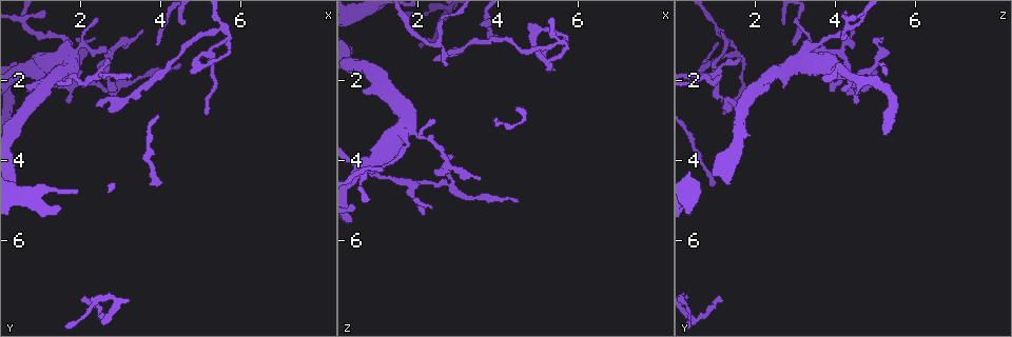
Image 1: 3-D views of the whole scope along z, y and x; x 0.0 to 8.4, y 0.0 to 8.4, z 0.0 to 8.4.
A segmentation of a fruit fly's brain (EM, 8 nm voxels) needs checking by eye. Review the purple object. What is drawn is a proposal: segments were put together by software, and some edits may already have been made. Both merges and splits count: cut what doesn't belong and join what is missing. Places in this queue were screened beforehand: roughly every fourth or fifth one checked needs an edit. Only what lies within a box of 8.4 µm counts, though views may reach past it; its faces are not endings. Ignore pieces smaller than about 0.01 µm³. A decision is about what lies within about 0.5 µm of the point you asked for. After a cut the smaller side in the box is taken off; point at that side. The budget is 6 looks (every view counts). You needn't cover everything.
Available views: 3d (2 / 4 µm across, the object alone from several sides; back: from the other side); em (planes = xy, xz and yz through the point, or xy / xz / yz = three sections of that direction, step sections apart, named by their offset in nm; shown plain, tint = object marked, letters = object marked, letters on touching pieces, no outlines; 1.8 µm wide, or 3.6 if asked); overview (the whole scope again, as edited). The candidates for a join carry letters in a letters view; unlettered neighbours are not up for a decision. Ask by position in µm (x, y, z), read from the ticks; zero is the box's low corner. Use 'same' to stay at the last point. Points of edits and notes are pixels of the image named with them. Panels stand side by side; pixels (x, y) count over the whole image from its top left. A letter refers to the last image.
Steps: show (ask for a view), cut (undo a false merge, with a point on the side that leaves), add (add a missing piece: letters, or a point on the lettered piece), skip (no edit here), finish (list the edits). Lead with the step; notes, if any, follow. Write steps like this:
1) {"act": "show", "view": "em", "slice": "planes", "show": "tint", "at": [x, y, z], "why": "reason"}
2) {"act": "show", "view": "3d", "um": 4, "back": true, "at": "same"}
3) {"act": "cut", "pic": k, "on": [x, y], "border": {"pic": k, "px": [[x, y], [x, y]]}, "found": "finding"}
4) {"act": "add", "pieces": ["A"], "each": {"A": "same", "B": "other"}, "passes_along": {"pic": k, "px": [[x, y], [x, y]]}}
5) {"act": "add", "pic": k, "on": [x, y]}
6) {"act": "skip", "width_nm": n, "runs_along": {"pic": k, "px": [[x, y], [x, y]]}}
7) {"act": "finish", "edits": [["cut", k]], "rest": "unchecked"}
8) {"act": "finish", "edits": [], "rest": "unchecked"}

{"act": "show", "view": "em", "slice": "yz", "step": 16, "show": "letters", "at": [2.05, 7.45, 1.15], "why": "an open end"}

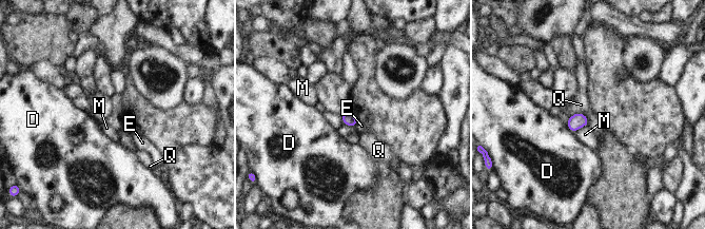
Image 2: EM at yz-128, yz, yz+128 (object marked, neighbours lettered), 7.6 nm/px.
{"act": "show", "view": "em", "slice": "planes", "show": "letters", "at": "same"}

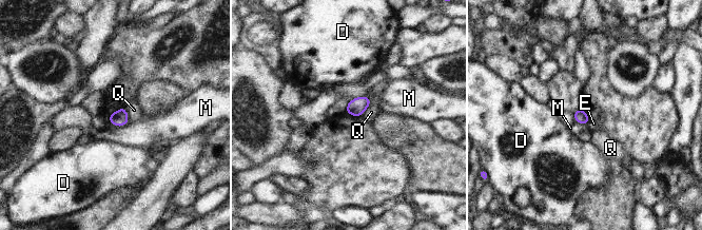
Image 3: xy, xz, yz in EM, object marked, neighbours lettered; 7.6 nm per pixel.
{"act": "skip", "each": {"D": "other", "E": "other", "M": "other", "Q": "other"}, "border": {"pic": 3, "px": [[590, 118], [587, 125]]}, "found": "none of them fits"}

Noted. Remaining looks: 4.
{"act": "show", "view": "3d", "um": 2, "back": true, "at": [3.95, 4.55, 0.95], "why": "free end"}

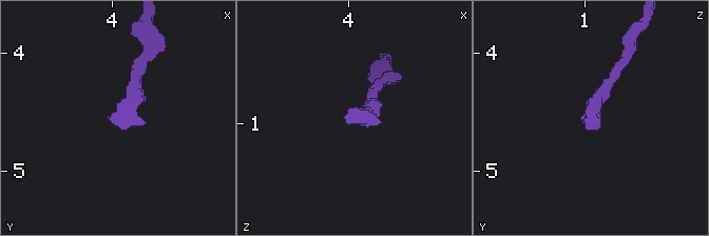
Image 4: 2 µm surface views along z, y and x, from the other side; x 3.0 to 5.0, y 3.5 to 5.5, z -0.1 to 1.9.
{"act": "show", "view": "em", "slice": "planes", "show": "letters", "at": [4.00, 4.58, 0.90]}

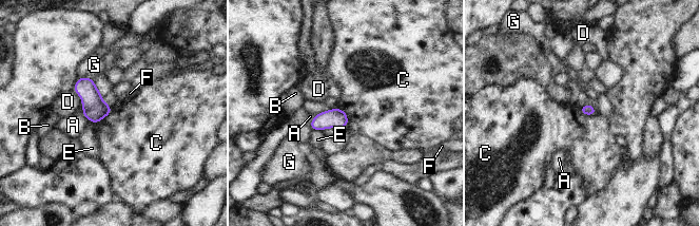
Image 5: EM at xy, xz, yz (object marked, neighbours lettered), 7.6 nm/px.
{"act": "skip", "longest_contact_nm": ["C", 180], "each": {"A": "other", "B": "other", "C": "other", "D": "other", "E": "other", "F": "other", "G": "other"}, "found": "none of them fits"}

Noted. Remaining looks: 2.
{"act": "show", "view": "3d", "um": 4, "at": [4.50, 1.55, 5.05], "why": "thin end"}

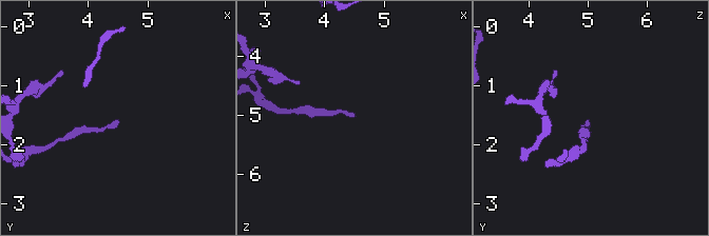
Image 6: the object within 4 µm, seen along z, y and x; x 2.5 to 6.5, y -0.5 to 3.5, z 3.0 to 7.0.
{"act": "show", "view": "em", "slice": "planes", "show": "letters", "at": [4.50, 1.60, 5.00], "why": "need the tissue"}

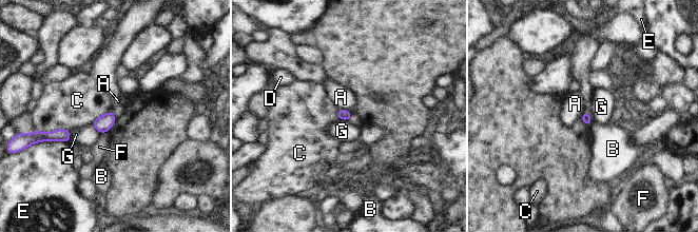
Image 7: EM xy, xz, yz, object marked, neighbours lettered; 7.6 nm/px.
{"act": "skip", "each": {"A": "other", "B": "other", "C": "other", "D": "other", "E": "other", "F": "other", "G": "other"}, "border": {"pic": 7, "px": [[337, 108], [349, 111]]}, "found": "none of them fits"}

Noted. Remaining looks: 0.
{"act": "finish", "edits": [], "rest": "unchecked"}

